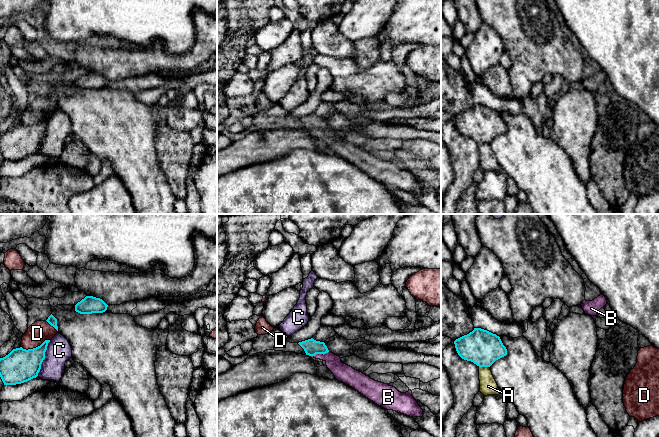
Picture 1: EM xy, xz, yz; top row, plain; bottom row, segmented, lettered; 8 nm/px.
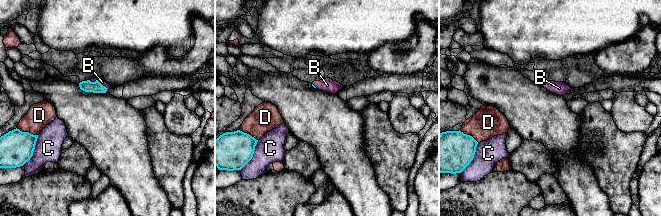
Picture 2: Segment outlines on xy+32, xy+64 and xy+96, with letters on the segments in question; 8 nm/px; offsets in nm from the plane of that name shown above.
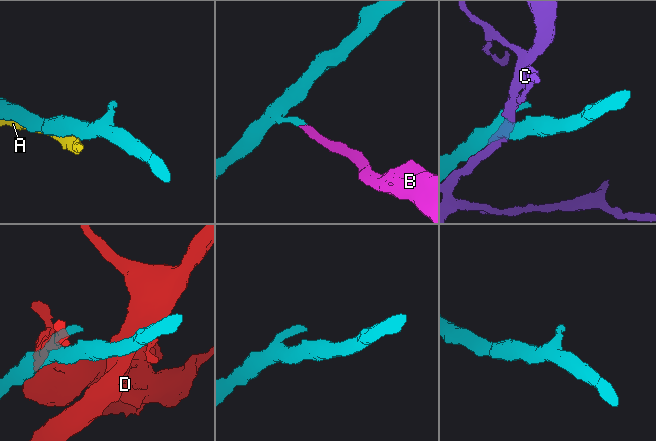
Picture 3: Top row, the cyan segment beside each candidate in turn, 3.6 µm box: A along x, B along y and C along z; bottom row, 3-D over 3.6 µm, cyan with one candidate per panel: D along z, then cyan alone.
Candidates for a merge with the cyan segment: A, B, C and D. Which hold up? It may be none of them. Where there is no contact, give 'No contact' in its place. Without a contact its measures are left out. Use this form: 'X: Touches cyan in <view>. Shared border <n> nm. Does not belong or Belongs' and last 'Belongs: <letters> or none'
A: Touches cyan in yz. Shared border 80 nm. Does not belong
B: Touches cyan in xz. Shared border 130 nm. Belongs
C: Touches cyan in xy. Shared border 320 nm. Does not belong
D: Touches cyan in xy. Shared border 240 nm. Does not belong
Belongs: B

